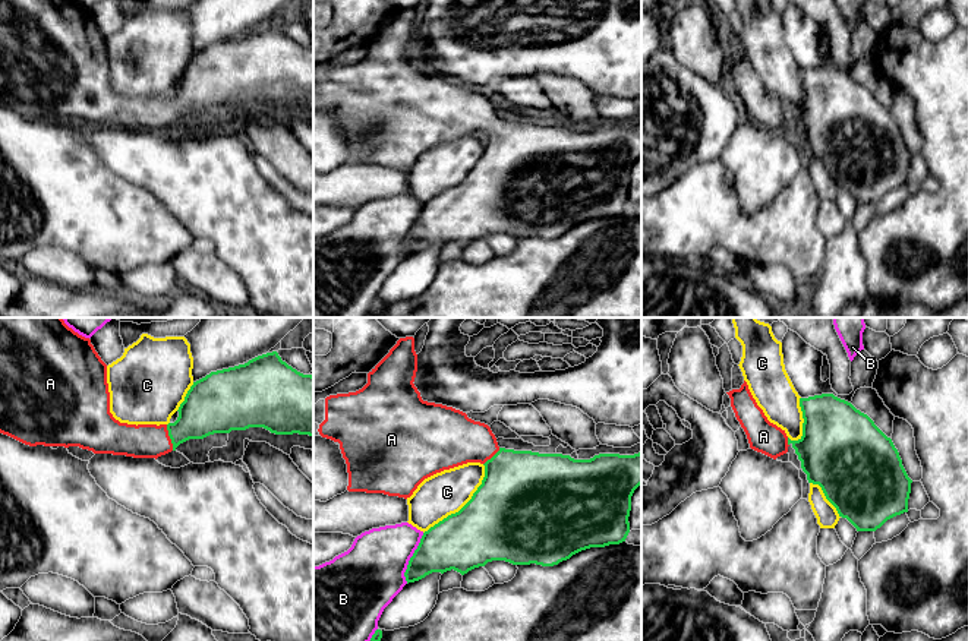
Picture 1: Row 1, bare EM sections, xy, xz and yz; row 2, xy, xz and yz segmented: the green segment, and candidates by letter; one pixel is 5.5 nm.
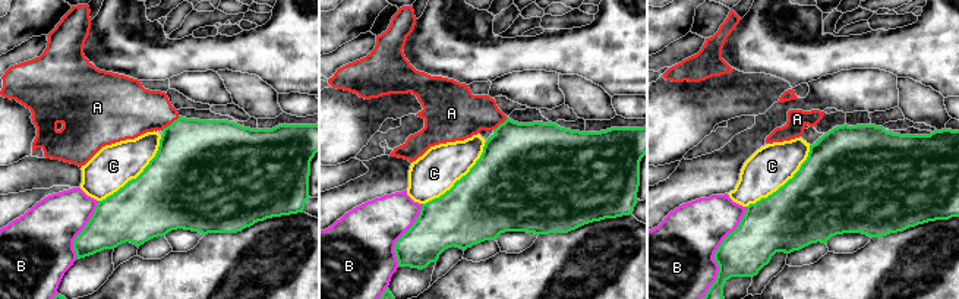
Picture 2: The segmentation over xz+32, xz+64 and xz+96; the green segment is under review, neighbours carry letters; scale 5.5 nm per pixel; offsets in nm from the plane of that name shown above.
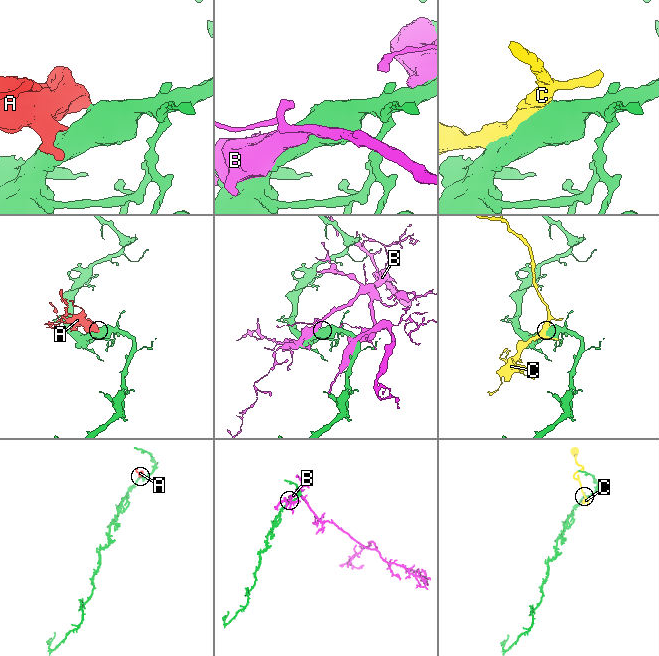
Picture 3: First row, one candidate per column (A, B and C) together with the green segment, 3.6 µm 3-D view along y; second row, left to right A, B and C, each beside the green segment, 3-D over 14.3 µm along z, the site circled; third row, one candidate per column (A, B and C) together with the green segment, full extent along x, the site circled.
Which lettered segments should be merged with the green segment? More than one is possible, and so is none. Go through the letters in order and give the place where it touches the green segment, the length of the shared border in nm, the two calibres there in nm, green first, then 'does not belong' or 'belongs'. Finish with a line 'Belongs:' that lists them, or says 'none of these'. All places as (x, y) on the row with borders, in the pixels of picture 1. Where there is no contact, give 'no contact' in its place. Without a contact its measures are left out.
A: xy (170, 438) | 150 nm | 260/190 nm | belongs
B: xz (410, 558) | 300 nm | 280/360 nm | does not belong
C: xz (464, 505) | 500 nm | 460/240 nm | does not belong
Belongs: A

